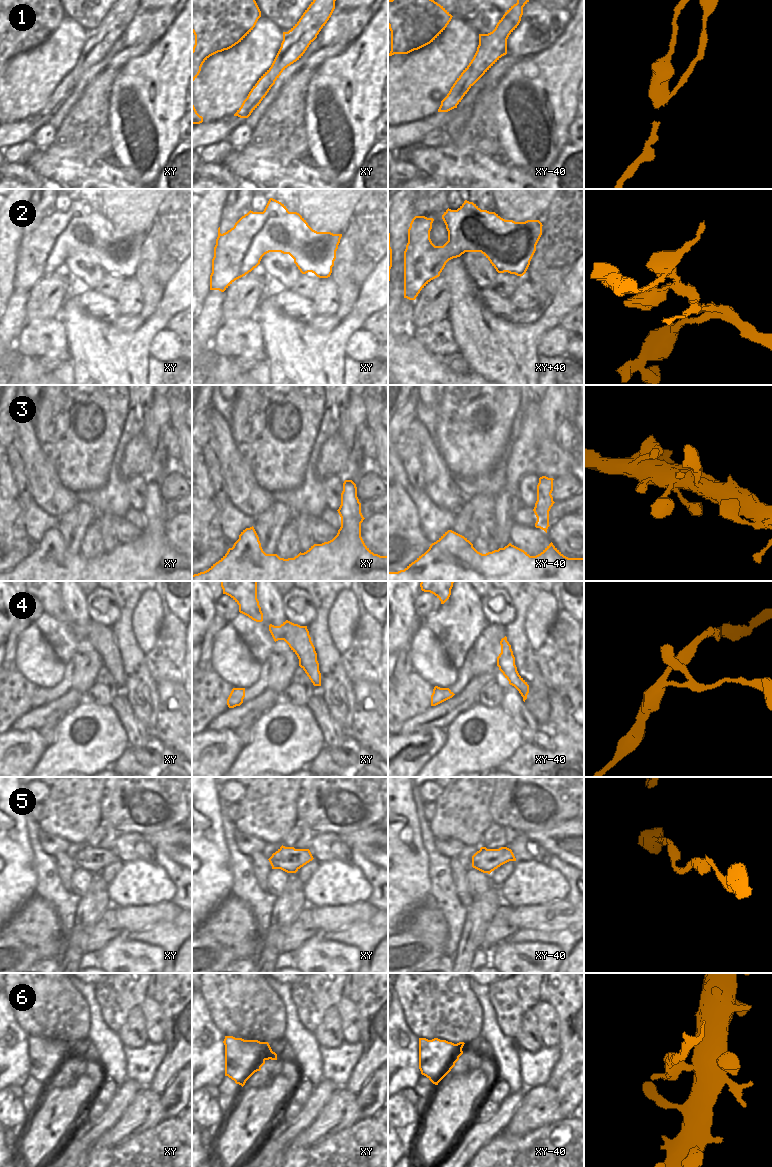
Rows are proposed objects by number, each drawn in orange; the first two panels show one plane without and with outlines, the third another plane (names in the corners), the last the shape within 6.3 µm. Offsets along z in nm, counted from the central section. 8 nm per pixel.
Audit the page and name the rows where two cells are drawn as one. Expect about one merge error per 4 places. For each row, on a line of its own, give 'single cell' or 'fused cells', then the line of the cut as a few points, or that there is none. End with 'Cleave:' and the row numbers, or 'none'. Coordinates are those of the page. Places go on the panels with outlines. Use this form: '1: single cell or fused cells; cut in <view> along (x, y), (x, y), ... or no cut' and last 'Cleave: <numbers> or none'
1: fused cells; cut in xy along (247, 96), (248, 116)
2: single cell; no cut
3: single cell; no cut
4: single cell; no cut
5: single cell; no cut
6: fused cells; cut in xy along (262, 1043), (259, 1047), (259, 1053), (265, 1059)
Cleave: 1, 6

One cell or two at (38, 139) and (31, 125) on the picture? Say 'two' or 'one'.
two

